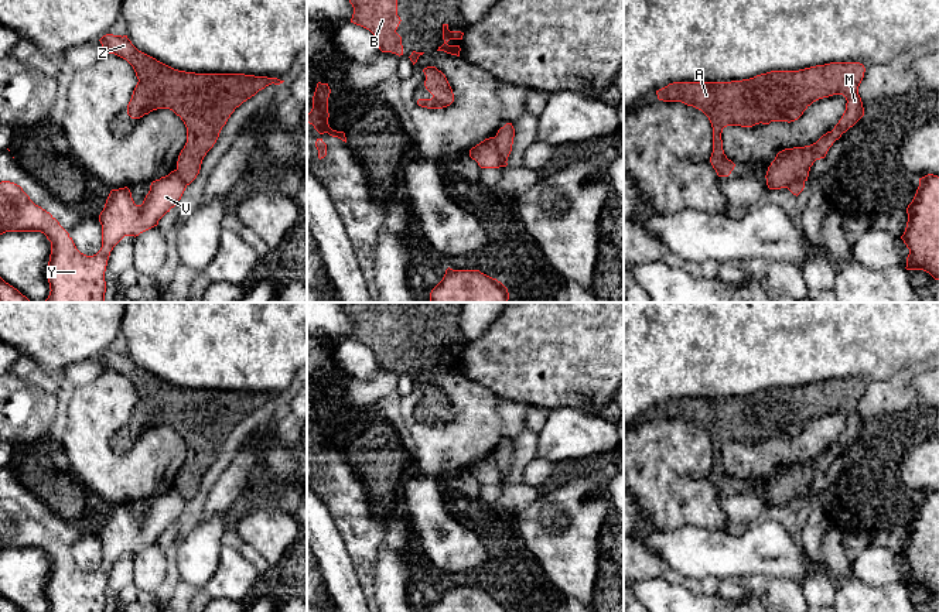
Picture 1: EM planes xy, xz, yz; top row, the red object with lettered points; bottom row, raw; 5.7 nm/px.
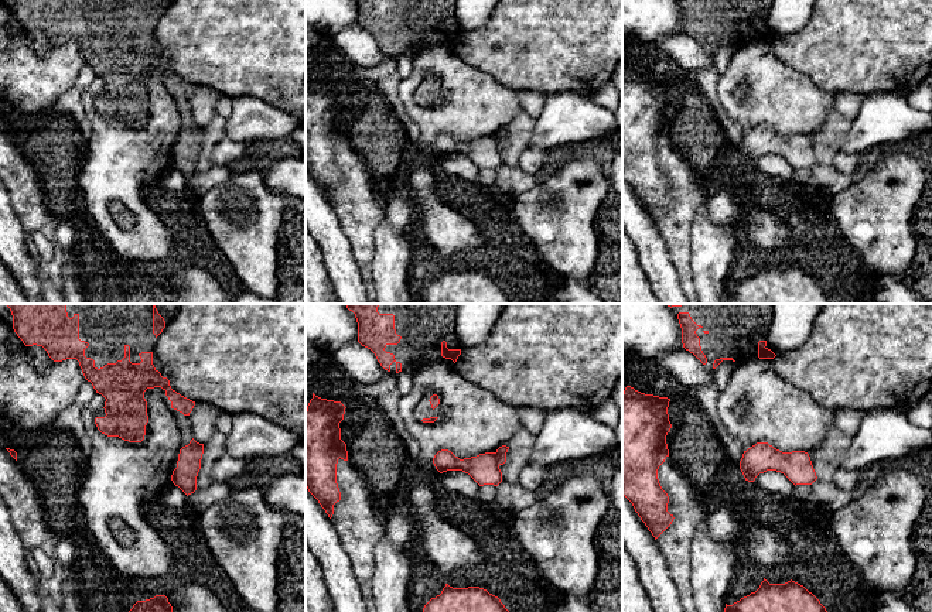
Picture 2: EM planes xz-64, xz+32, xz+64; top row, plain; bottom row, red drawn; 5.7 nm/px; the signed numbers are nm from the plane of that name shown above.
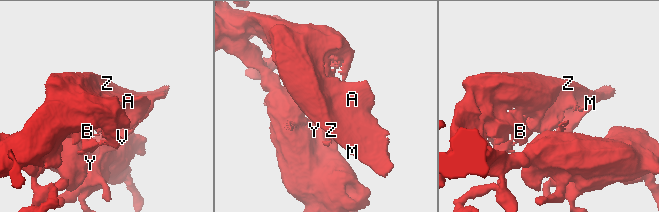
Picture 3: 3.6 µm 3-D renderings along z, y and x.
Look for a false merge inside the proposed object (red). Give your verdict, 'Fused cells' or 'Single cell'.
Fused cells

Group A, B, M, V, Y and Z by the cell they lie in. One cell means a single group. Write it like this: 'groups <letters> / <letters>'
groups A B M Z / V Y

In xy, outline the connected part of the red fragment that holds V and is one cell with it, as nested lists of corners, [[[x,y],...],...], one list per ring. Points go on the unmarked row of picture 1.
[[[177,486],[150,502],[141,522],[136,522],[127,503],[112,506],[99,531],[102,564],[93,572],[81,570],[69,550],[45,526],[35,522],[23,505],[0,499],[0,551],[41,548],[51,558],[47,585],[49,612],[105,612],[105,588],[113,564],[124,553],[140,550],[158,537],[181,516],[187,502]]]

